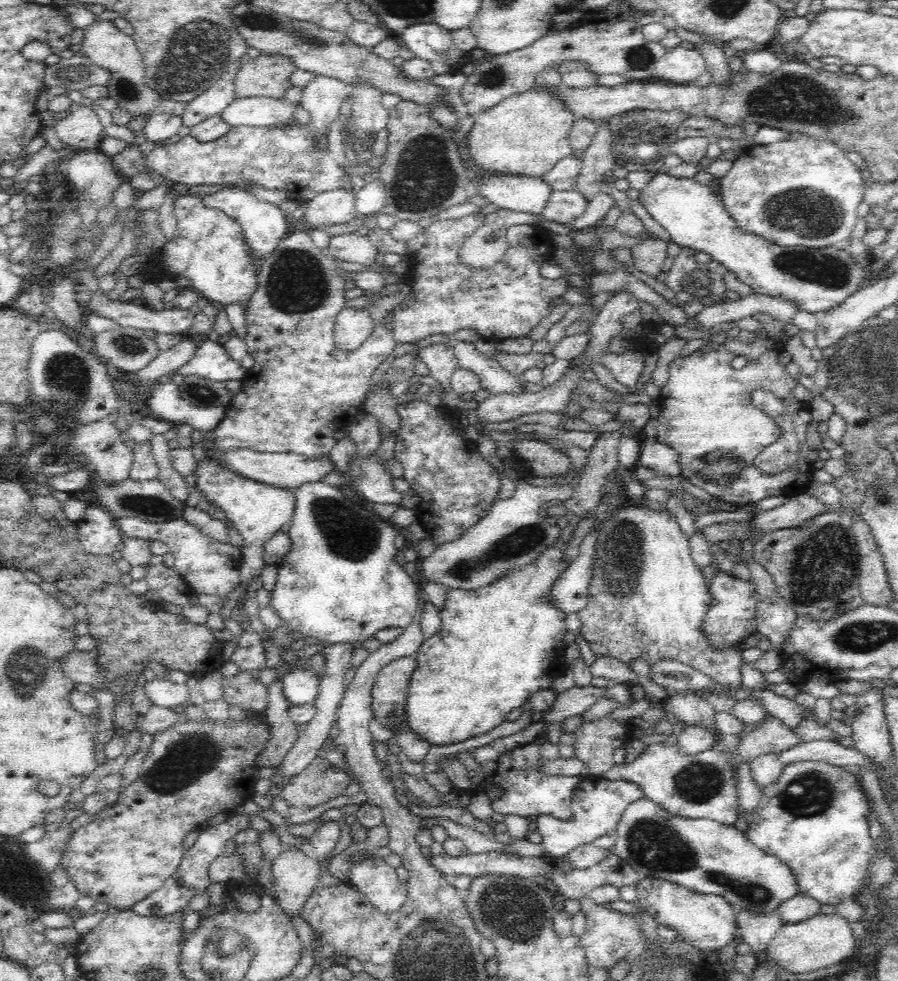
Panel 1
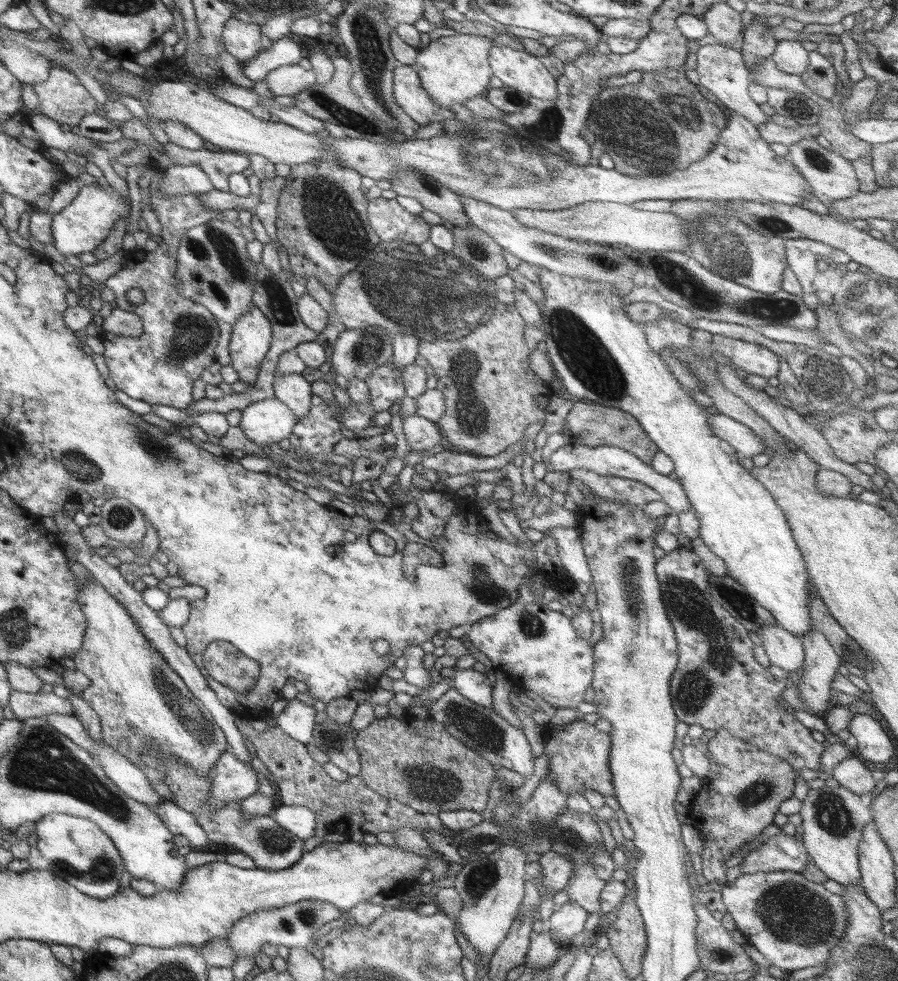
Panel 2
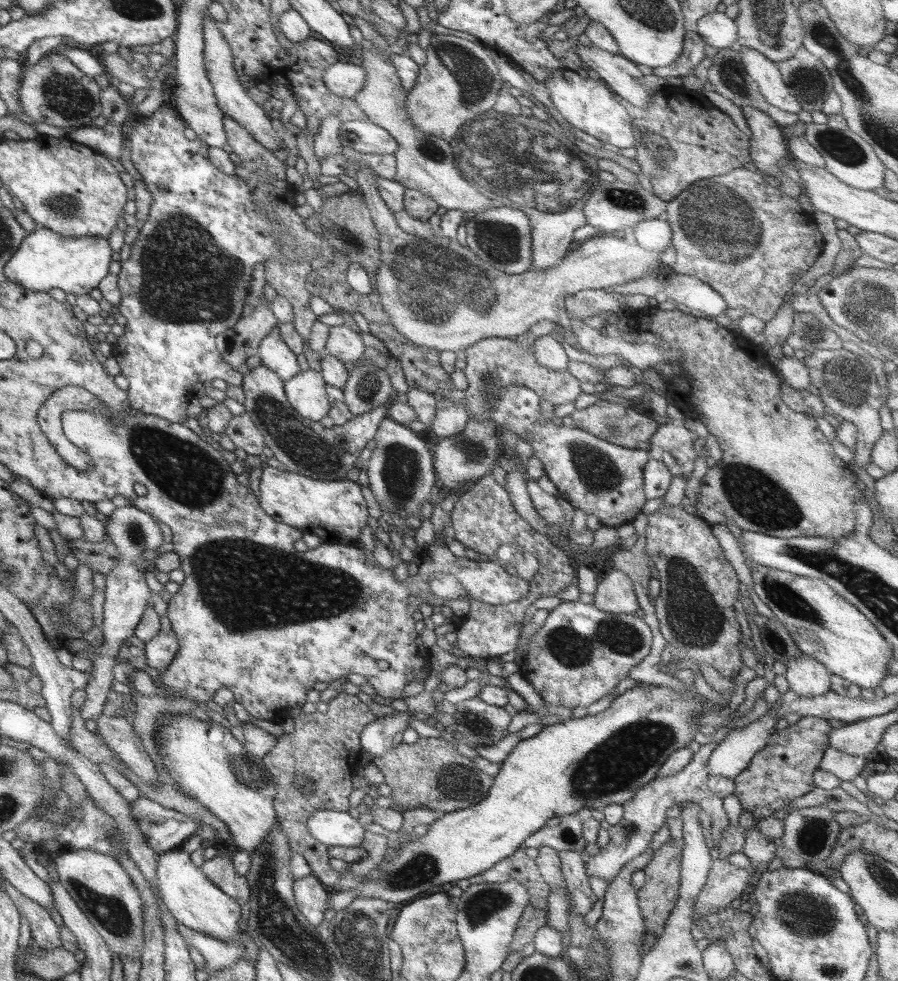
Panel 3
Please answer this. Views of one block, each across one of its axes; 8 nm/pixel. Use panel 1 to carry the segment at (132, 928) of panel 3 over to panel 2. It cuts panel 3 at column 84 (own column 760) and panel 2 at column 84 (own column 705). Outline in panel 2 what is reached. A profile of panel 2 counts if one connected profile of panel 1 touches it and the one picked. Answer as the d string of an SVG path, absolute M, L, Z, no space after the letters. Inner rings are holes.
M47 814L33 826L37 836L37 850L49 862L49 870L69 882L79 892L91 898L111 898L121 886L121 872L125 870L123 860L115 844L89 820L75 818L69 814Z

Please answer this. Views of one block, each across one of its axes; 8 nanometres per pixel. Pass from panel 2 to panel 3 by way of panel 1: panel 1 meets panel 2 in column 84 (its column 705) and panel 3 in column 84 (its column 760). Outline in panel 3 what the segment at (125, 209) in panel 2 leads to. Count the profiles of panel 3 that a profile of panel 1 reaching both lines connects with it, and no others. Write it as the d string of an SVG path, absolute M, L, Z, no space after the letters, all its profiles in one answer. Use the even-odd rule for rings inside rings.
M35 228L31 234L25 236L21 246L17 246L13 256L7 260L3 274L9 282L39 294L47 294L47 290L57 288L63 290L65 294L81 296L97 288L99 282L109 274L107 266L111 262L111 254L113 252L107 246L105 238L95 236L65 238L55 234L53 230Z

